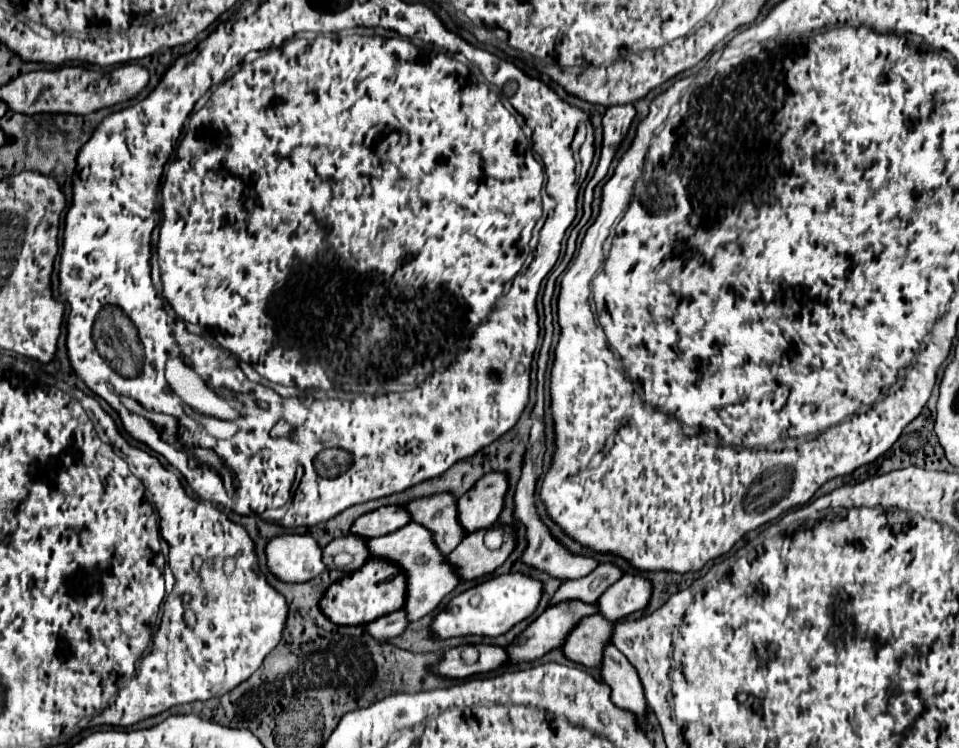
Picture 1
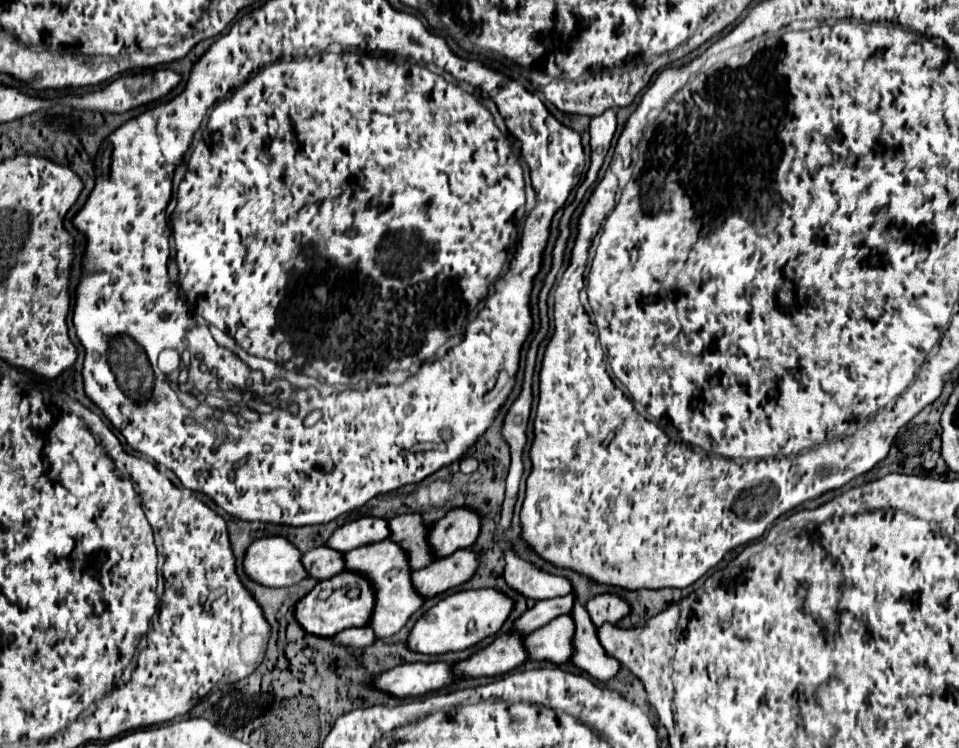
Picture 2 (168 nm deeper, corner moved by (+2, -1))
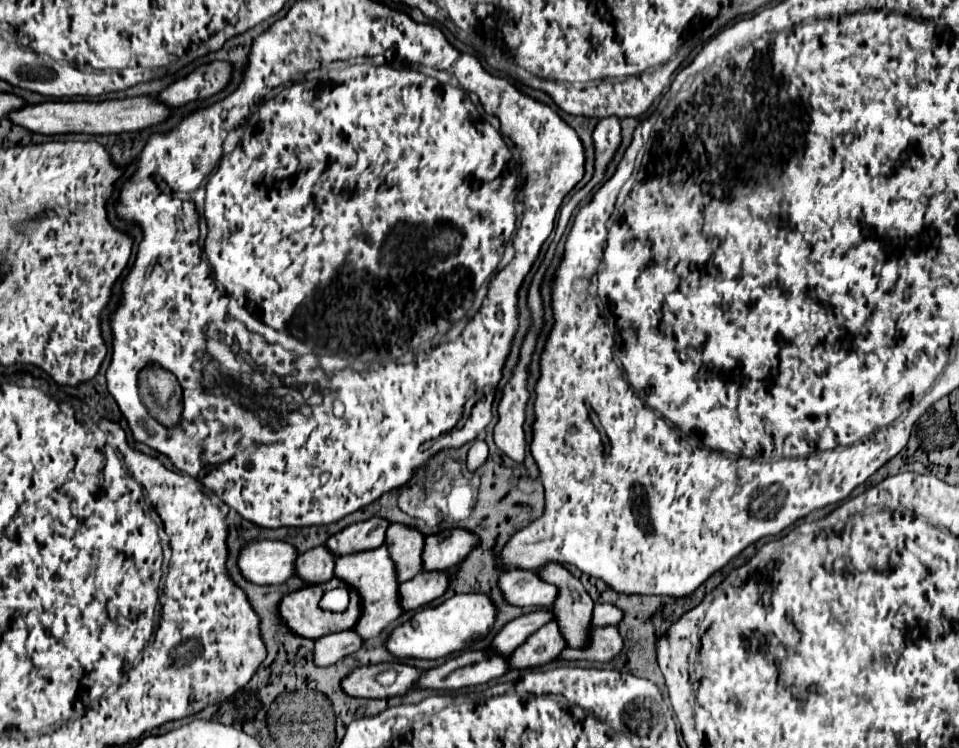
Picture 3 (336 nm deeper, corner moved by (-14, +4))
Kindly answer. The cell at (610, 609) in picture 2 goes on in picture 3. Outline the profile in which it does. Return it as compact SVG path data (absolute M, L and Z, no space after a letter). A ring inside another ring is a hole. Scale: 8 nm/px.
M600 603L594 607L594 617L592 617L592 625L594 627L604 627L604 625L618 625L620 619L624 617L622 609L618 609L612 603Z

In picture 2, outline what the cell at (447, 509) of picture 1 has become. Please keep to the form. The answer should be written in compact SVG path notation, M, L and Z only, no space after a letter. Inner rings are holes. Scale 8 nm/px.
M402 514L392 520L388 520L390 536L388 540L398 542L408 552L408 562L412 564L412 570L426 568L430 562L434 562L434 556L430 552L426 534L428 528L422 524L420 514Z

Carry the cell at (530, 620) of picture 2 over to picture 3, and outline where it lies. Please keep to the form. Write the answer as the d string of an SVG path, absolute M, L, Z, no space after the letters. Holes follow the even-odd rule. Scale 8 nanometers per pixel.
M538 609L526 615L520 615L518 619L510 621L492 641L492 647L496 653L512 653L524 639L528 639L536 629L544 627L548 621L554 621L552 609Z

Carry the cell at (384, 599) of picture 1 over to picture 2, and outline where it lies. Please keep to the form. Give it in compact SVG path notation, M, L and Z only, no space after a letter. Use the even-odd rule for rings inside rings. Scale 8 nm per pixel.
M340 572L328 580L318 582L312 592L308 592L302 600L296 602L296 620L300 626L314 636L328 636L332 638L344 628L364 626L370 620L374 608L374 588L372 584L354 572Z

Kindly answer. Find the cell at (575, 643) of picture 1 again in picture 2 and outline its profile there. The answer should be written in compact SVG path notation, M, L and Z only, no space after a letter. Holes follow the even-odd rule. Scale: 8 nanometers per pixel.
M568 614L552 620L544 628L538 628L536 632L524 638L528 660L532 662L550 660L552 664L568 662L574 652L572 634L574 634L574 624Z

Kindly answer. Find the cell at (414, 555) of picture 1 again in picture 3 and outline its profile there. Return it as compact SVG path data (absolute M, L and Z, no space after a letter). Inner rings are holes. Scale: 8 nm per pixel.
M382 545L374 551L358 551L358 553L336 557L336 577L344 579L350 587L356 587L360 591L360 597L364 599L364 615L360 617L358 627L354 627L354 631L360 631L364 639L380 635L390 623L394 623L404 613L400 603L400 591L398 591L400 587L398 571L394 559L390 557L388 545Z

